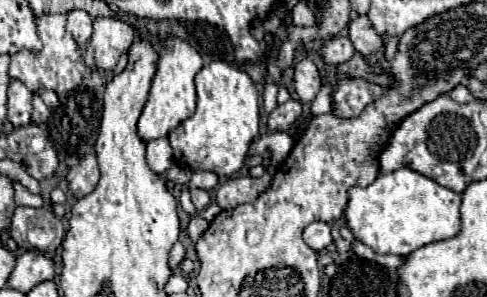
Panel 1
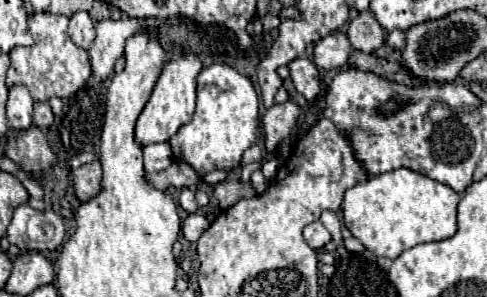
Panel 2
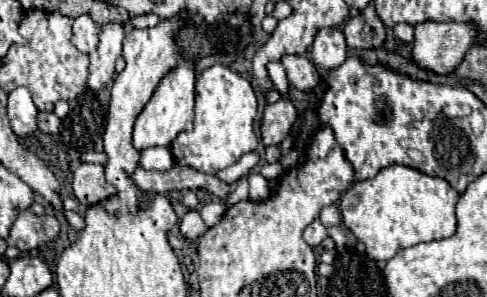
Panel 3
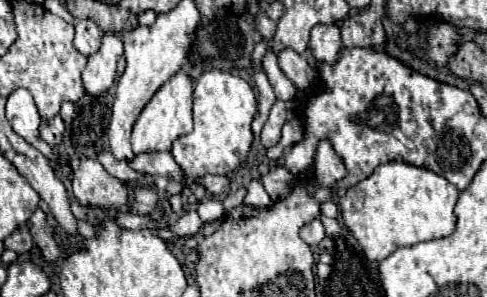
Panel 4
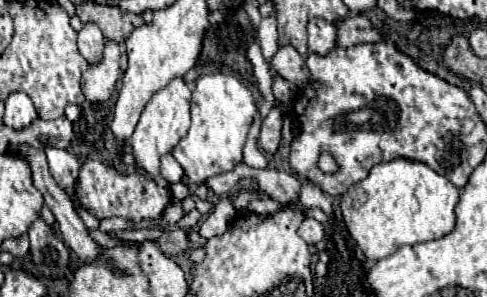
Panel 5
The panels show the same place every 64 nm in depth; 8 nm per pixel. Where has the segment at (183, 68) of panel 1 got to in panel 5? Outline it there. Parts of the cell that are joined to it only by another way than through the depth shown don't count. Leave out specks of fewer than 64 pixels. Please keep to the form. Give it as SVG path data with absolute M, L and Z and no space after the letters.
M174 78L166 88L158 90L150 98L134 134L130 136L130 146L136 158L136 166L148 172L150 176L160 176L160 158L164 154L170 154L176 142L182 136L186 136L188 124L190 124L190 88L182 78Z

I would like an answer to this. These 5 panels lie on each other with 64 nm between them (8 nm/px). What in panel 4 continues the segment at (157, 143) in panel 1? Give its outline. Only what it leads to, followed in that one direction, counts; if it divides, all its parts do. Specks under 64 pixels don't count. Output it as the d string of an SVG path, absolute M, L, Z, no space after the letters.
M154 152L154 154L138 154L130 160L128 164L136 172L146 172L146 174L158 174L172 178L176 182L182 182L182 168L176 164L170 152Z

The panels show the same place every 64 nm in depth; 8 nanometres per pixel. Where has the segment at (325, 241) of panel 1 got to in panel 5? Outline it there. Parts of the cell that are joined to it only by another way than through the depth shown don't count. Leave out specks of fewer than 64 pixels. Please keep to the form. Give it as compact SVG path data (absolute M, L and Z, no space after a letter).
M306 218L306 220L300 224L298 234L300 234L308 244L316 244L316 242L320 242L320 240L324 238L324 226L322 226L318 220L314 220L314 218Z

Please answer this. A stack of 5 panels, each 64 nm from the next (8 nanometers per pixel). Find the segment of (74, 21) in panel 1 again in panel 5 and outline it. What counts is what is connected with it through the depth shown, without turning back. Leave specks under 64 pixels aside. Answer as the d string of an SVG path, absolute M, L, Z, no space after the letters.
M88 22L82 26L82 30L78 34L78 50L90 64L100 62L102 52L104 52L104 44L106 44L106 38L96 24Z

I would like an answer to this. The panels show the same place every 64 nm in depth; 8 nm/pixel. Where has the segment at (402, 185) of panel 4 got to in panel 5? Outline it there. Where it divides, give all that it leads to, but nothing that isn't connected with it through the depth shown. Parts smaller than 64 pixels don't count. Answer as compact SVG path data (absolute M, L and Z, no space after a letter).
M396 158L376 164L368 176L348 188L340 208L344 224L368 260L376 262L394 254L400 246L414 246L446 236L454 230L458 188L428 164Z

